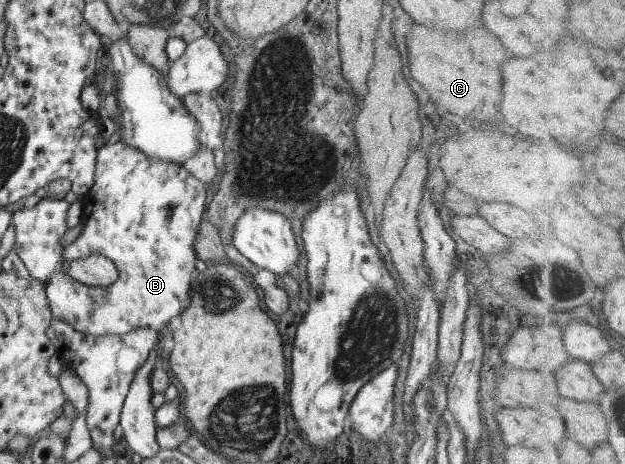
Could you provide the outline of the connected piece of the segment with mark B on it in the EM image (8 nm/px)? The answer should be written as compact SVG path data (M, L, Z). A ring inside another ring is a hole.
M122 141L110 145L105 143L97 150L97 153L94 185L83 200L82 233L71 243L71 245L67 245L65 250L63 250L63 260L61 260L61 267L63 267L63 270L52 274L44 283L45 295L48 299L50 310L52 311L52 317L60 318L63 322L71 325L80 333L95 336L103 336L106 334L121 335L141 328L155 329L155 331L159 332L163 327L169 325L173 317L178 317L179 314L182 314L183 309L189 305L191 279L195 277L195 274L199 273L196 269L196 263L199 257L197 257L197 252L195 252L195 240L197 235L199 235L199 227L201 227L206 212L205 201L207 201L207 199L205 184L191 176L182 164L173 163L172 161L161 161L149 157L140 149L135 149ZM99 256L107 257L115 264L118 280L114 281L111 285L108 285L107 287L85 285L84 283L73 279L70 275L65 274L65 269L67 269L67 265L69 265L71 261Z

